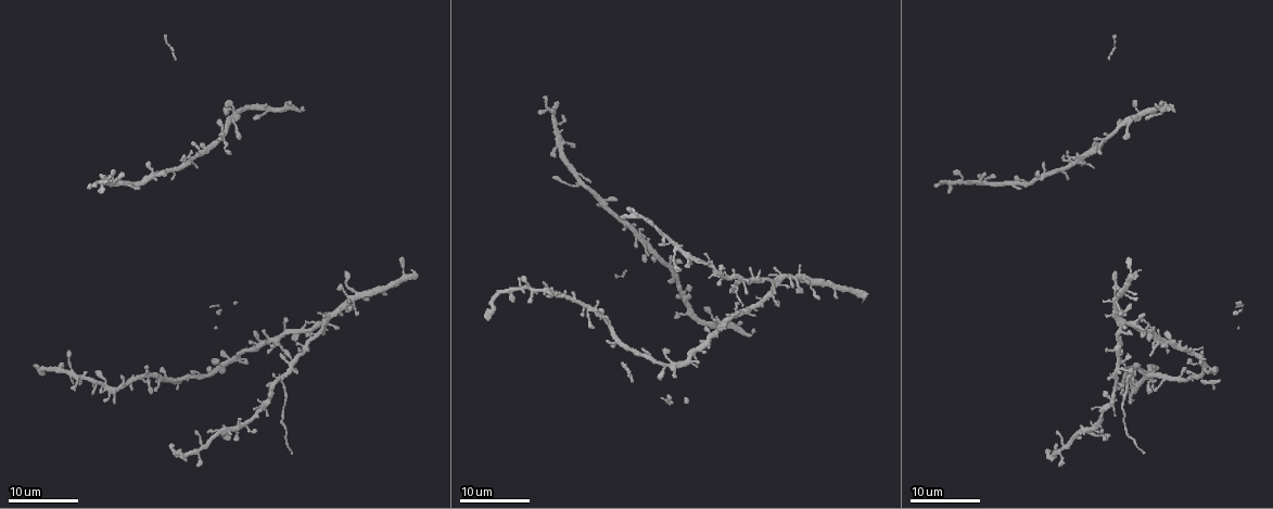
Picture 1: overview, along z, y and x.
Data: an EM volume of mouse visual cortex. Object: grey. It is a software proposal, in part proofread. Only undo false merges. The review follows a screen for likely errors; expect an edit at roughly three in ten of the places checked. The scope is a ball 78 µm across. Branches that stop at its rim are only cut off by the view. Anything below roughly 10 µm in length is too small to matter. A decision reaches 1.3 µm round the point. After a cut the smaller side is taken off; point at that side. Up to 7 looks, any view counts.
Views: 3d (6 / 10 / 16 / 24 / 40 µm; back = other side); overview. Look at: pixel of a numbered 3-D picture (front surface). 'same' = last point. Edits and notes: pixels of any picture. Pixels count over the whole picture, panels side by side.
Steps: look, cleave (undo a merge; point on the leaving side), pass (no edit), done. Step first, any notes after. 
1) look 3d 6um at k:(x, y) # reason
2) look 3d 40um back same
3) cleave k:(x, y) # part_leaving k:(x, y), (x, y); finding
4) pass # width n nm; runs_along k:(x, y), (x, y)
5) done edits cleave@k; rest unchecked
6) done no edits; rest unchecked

look 3d 24um at 1:(1107, 137) # branch point

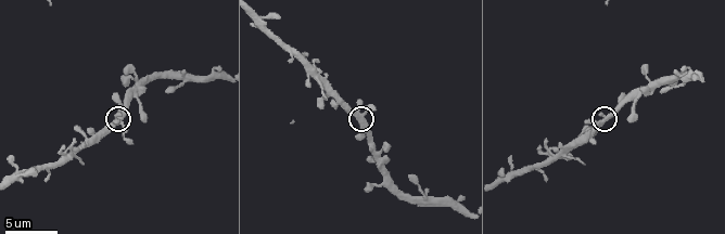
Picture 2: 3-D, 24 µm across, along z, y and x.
look 3d 6um at 2:(359, 121)

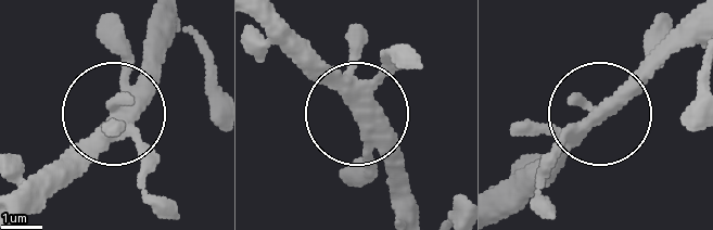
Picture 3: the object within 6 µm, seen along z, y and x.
look 3d 6um back at 3:(593, 116)

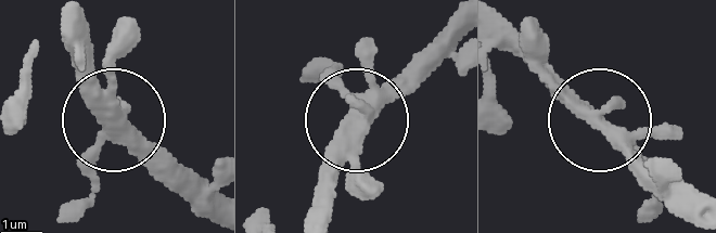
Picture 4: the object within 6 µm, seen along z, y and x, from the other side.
pass # width 370 nm; continuous, no second cell

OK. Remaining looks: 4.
look 3d 10um at 2:(649, 81) # three arms meet

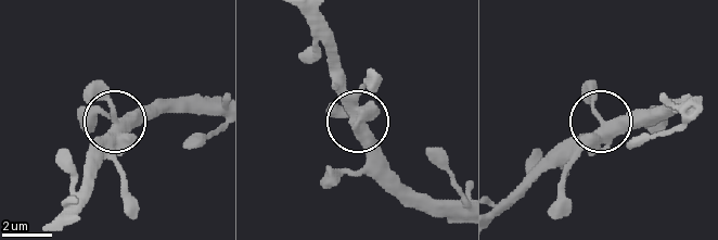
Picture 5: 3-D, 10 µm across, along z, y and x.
pass # all the same cell

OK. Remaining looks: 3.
look 3d 16um at 1:(355, 293) # four or more arms meet

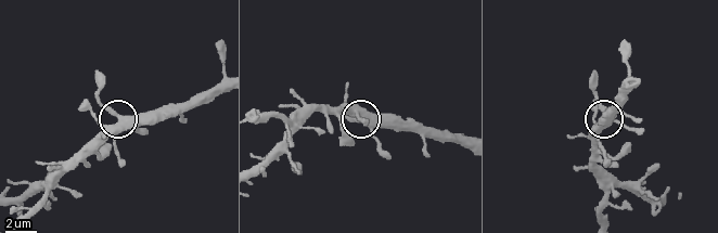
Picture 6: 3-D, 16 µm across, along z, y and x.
look 3d 6um at 6:(123, 117)

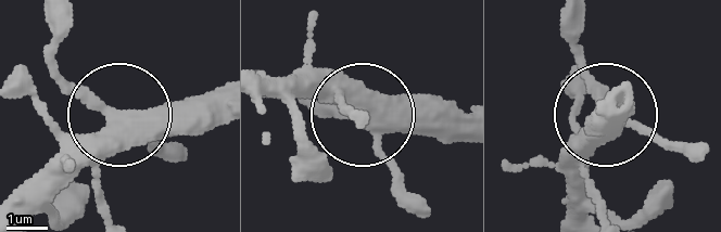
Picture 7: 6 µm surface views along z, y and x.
pass # runs_along 7:(109, 117), (47, 179); all the same cell

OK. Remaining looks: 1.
done no edits; rest unchecked

